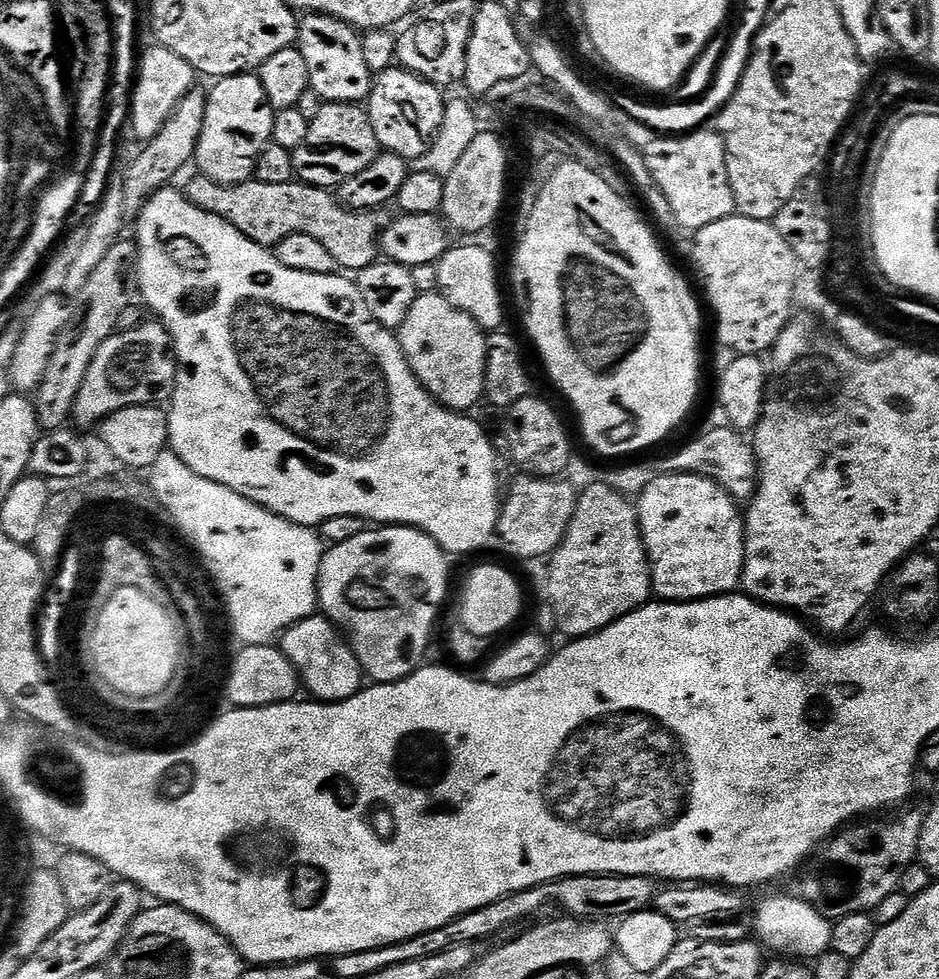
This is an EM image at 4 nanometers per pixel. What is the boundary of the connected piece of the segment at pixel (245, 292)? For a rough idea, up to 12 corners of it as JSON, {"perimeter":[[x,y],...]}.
{"perimeter":[[154,192],[170,451],[295,524],[494,540],[496,448],[355,279]]}

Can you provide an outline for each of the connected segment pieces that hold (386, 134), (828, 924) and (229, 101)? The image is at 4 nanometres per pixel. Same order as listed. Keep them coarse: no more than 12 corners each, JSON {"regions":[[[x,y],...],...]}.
{"regions":[[[399,66],[366,107],[381,149],[426,154],[445,116],[437,85]],[[799,895],[768,896],[754,936],[769,953],[812,962],[833,921]],[[259,75],[207,93],[194,164],[223,184],[253,179],[274,109]]]}

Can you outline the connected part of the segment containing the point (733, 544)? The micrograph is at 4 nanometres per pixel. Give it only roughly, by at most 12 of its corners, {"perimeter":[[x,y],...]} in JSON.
{"perimeter":[[656,474],[638,499],[661,601],[735,593],[744,516],[715,480]]}

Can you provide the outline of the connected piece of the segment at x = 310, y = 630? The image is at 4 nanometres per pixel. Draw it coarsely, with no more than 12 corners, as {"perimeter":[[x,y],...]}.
{"perimeter":[[323,614],[279,637],[313,701],[365,683],[352,645]]}

